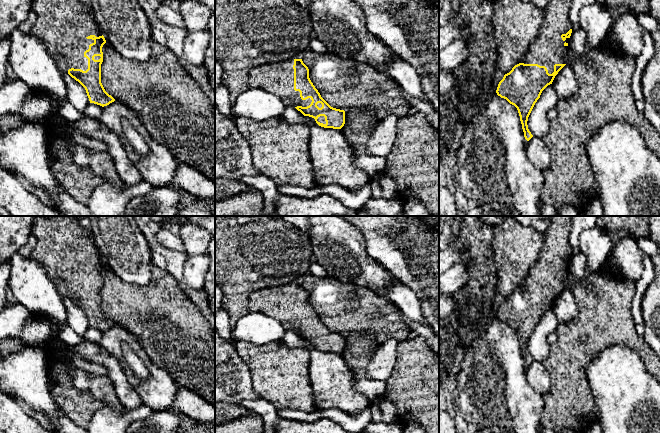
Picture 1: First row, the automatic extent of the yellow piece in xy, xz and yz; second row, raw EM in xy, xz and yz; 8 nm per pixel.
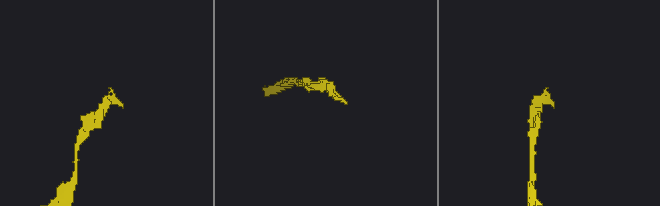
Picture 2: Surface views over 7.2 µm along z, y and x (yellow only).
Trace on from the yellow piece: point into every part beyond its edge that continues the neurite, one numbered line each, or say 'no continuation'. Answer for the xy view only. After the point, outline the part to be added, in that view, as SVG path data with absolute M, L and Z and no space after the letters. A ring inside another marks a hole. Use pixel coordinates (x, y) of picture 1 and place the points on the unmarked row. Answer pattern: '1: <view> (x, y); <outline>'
1: xy (62, 245); M37 216L31 234L36 237L36 244L30 256L44 265L61 298L68 298L71 292L86 295L88 283L84 276L94 267L94 264L87 261L90 259L99 261L103 258L93 241L92 234L81 227L80 219L72 216Z

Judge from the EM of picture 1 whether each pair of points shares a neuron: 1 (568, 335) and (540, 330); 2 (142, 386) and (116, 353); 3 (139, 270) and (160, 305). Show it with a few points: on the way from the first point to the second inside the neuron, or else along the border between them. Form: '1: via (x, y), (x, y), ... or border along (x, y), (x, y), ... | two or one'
1: border along (559, 324), (554, 330) | two
2: via (133, 380), (121, 362) | one
3: border along (152, 264), (151, 280), (147, 284), (125, 282) | two

